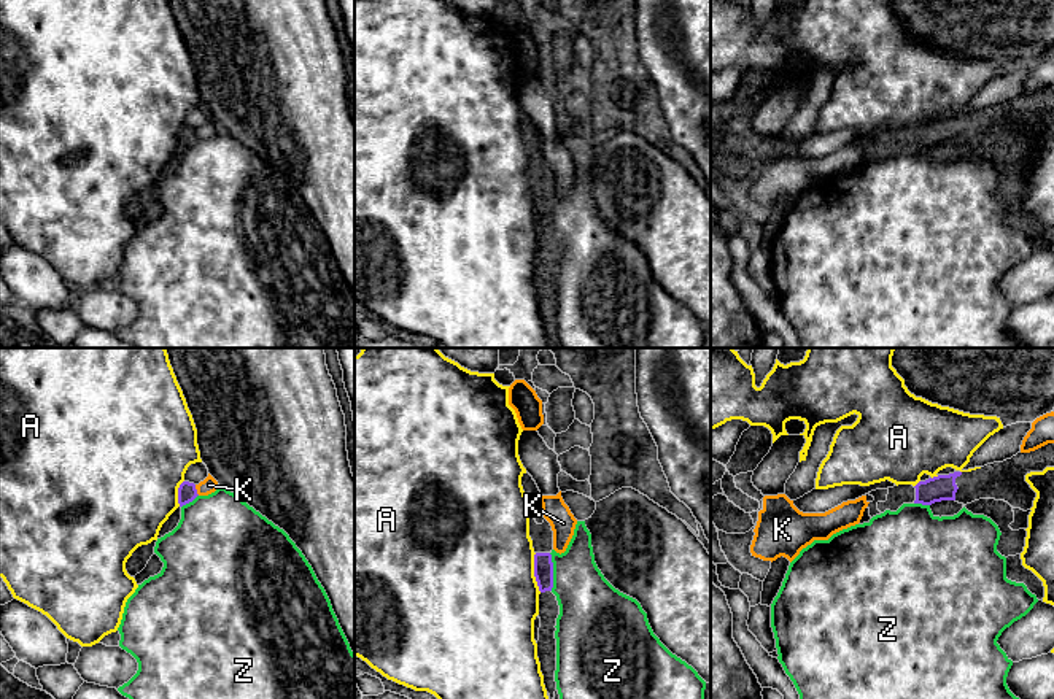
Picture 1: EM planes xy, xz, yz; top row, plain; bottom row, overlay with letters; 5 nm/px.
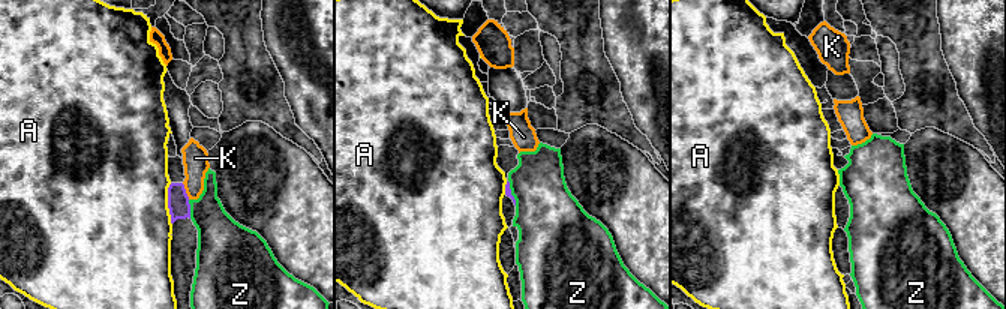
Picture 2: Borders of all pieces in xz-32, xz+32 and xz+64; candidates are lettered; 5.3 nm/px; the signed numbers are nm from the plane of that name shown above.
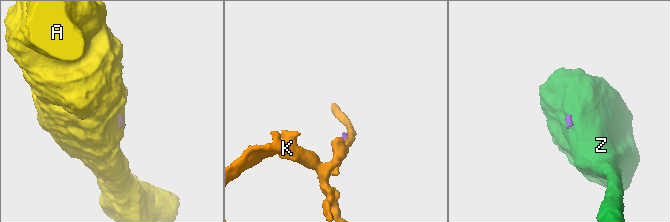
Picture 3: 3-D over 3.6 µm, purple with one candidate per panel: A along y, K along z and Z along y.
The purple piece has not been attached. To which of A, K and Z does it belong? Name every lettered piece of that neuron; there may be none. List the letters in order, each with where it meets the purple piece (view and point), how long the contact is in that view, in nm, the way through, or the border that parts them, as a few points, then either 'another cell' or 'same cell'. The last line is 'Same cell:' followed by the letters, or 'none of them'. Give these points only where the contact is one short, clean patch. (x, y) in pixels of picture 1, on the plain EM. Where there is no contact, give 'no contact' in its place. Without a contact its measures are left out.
A: meets purple in xz at (534, 216); contact 200 nm long; border along xz (534, 197), (534, 224), (541, 235); another cell
K: meets purple in xy at (196, 134); contact 60 nm long; border along xy (194, 129), (199, 139); another cell
Z: meets purple in xz at (552, 216); contact 190 nm long; border along xz (549, 197), (552, 234); another cell
Same cell: none of them

